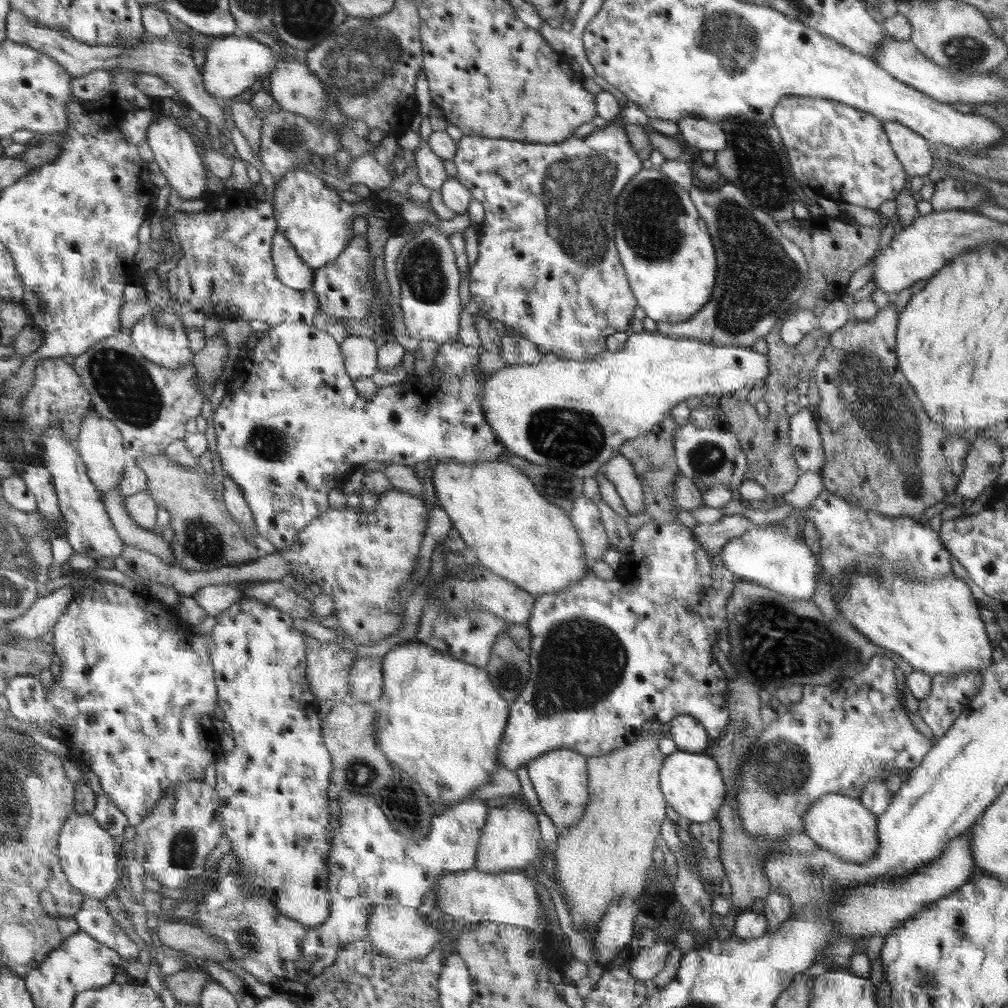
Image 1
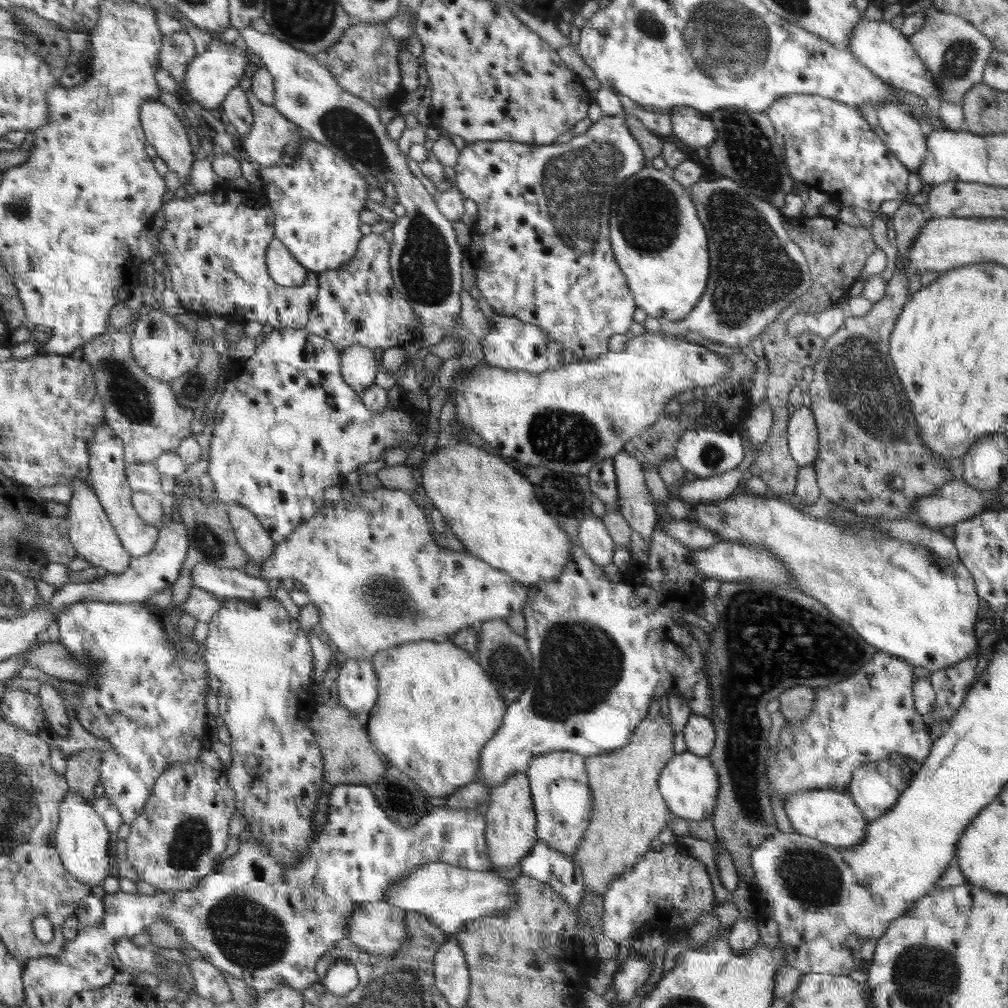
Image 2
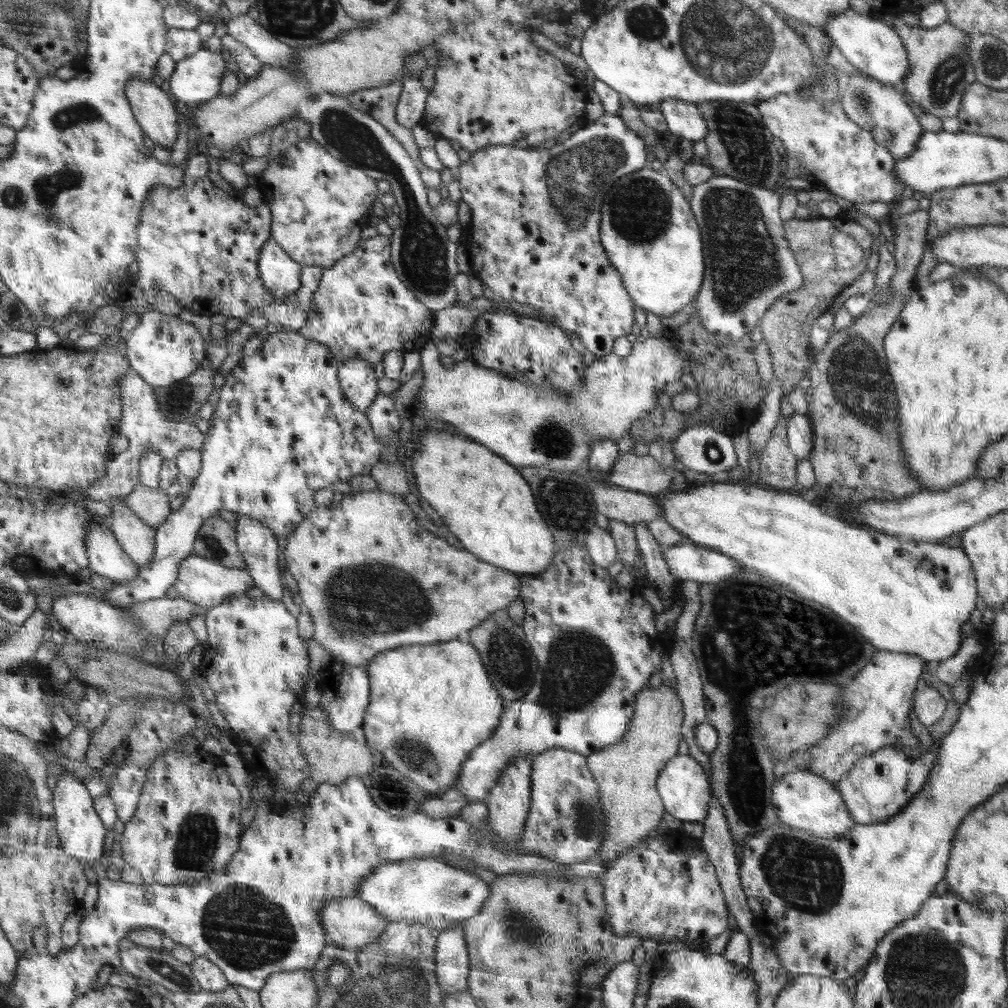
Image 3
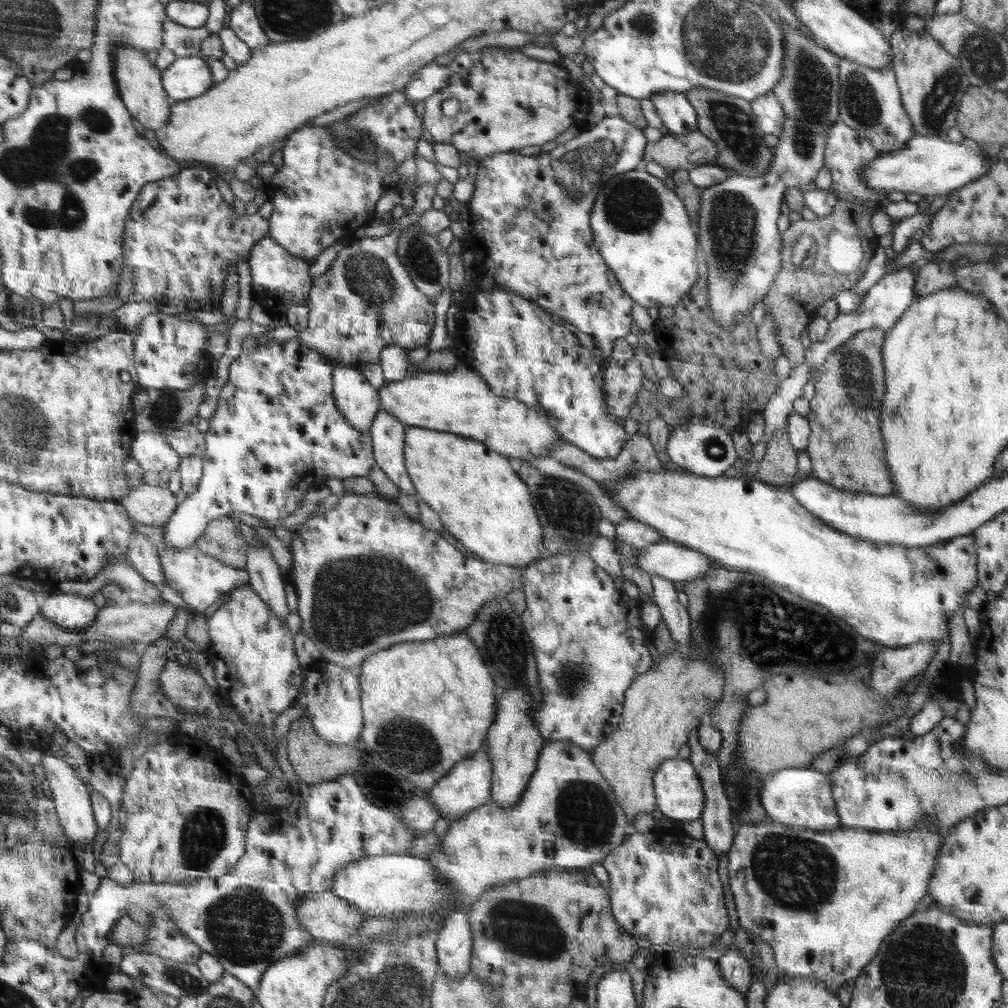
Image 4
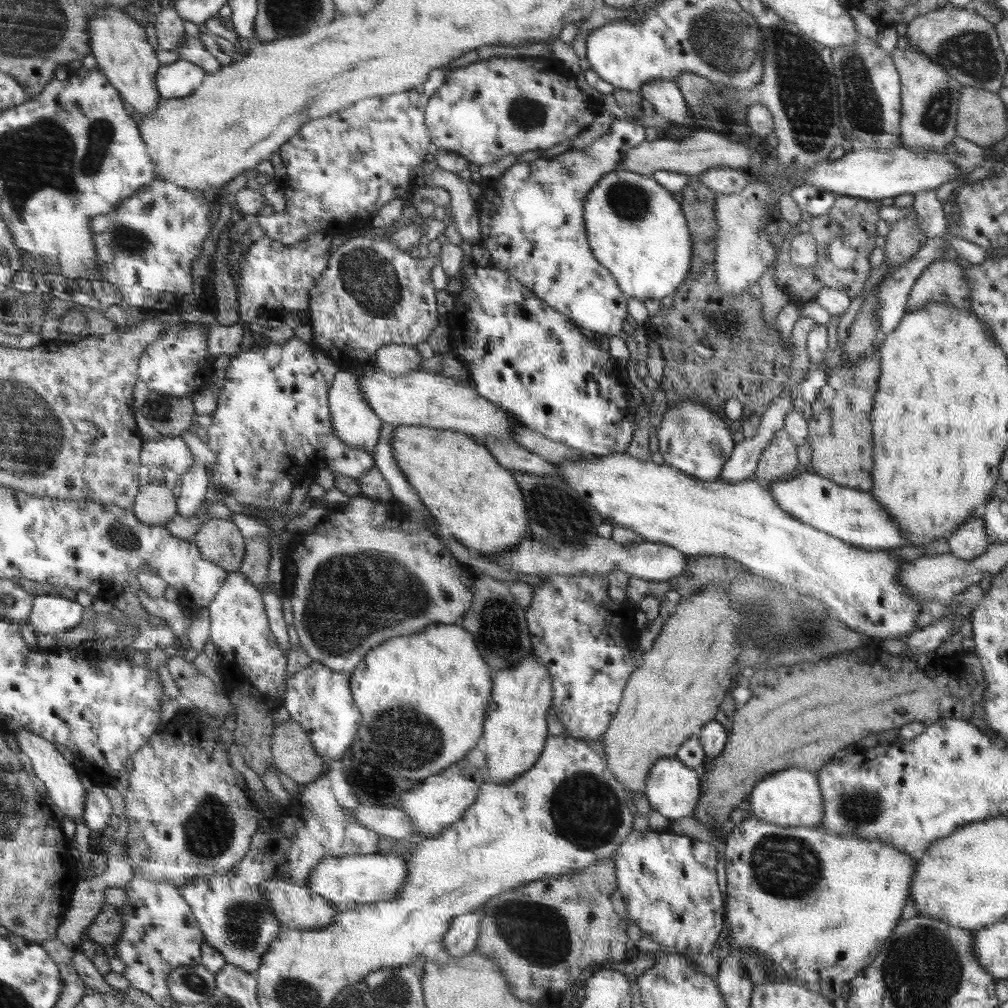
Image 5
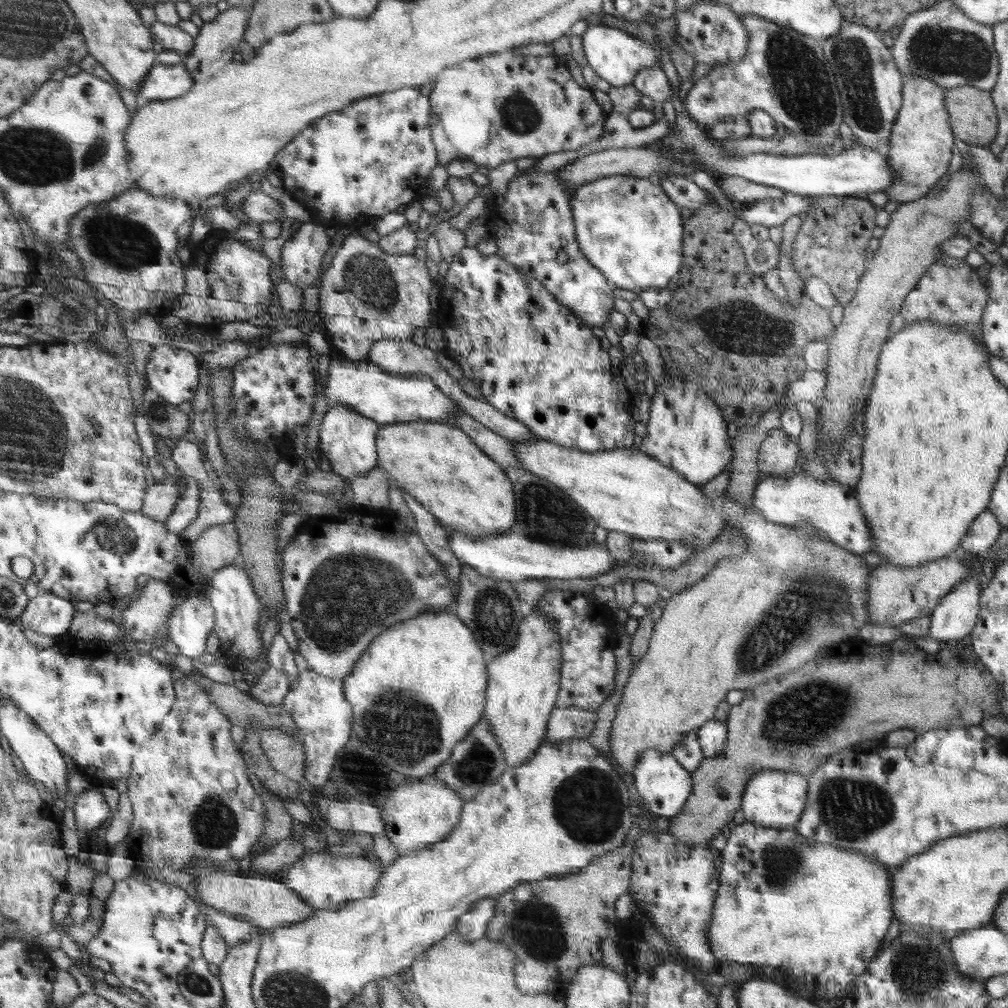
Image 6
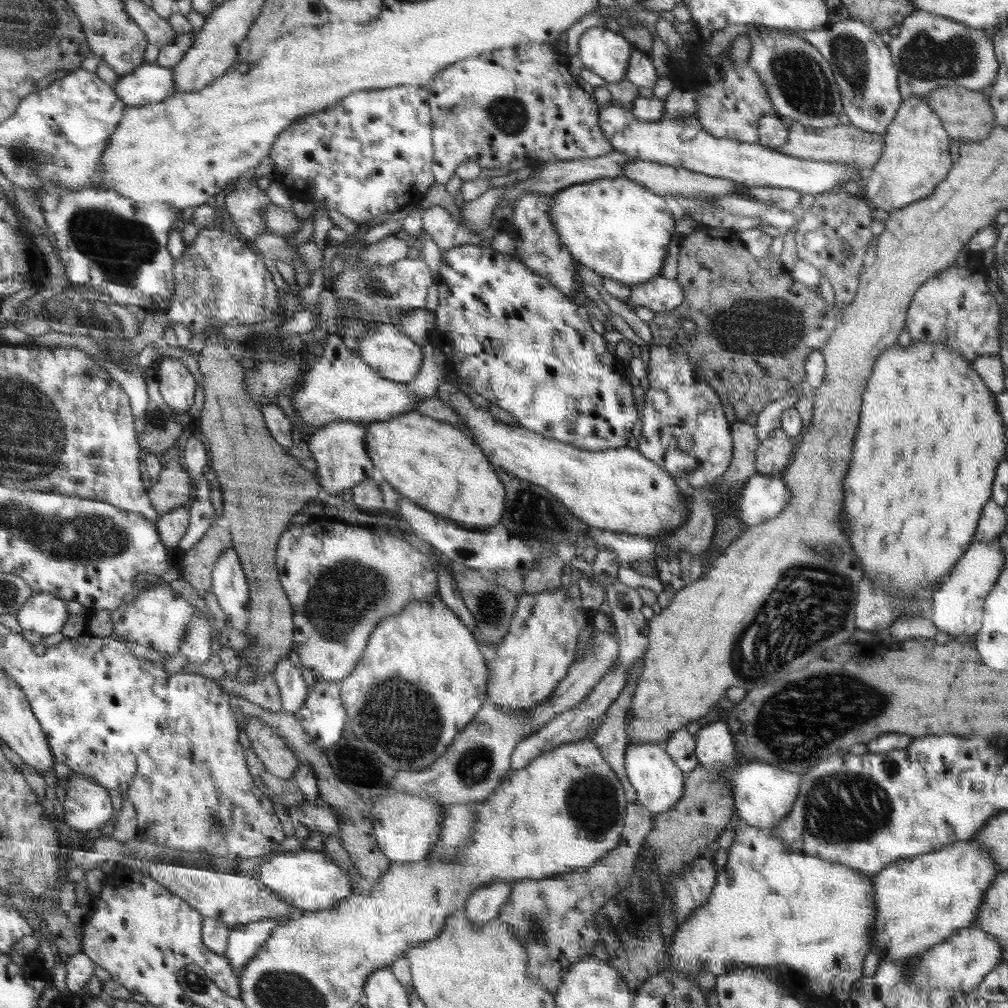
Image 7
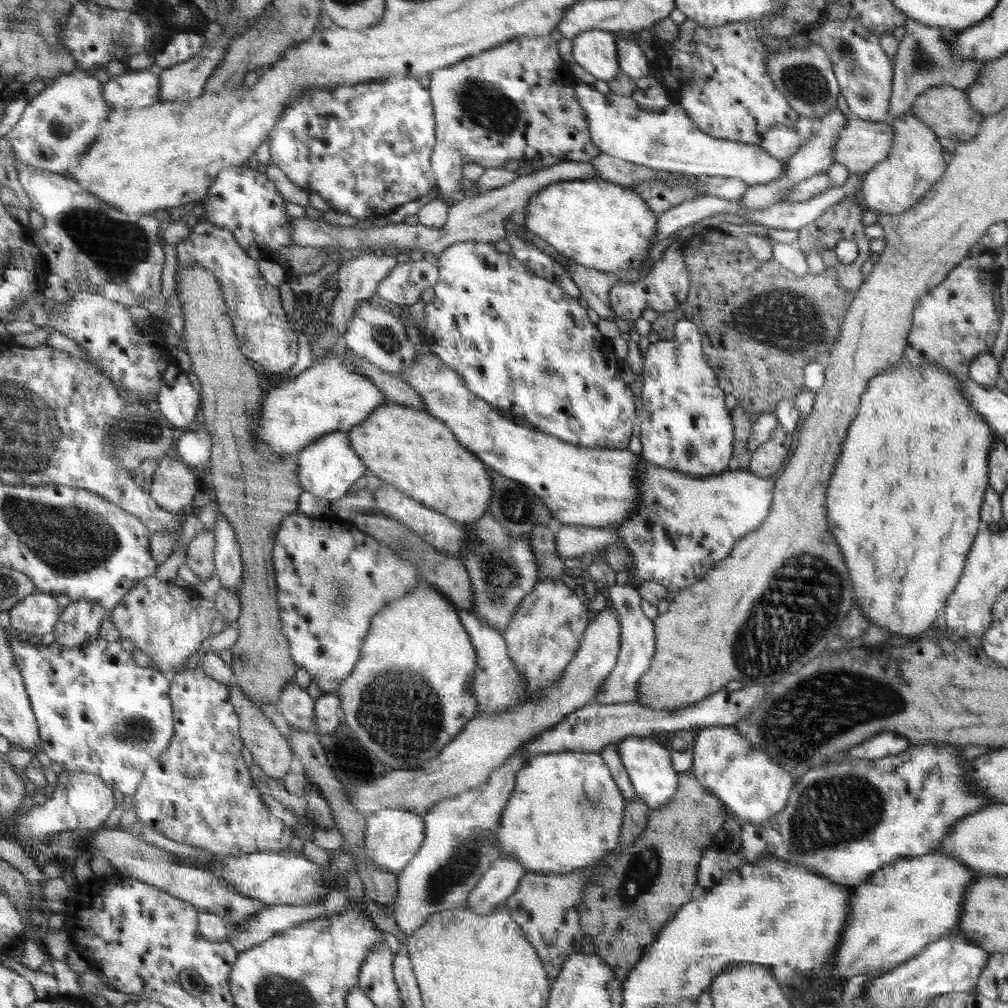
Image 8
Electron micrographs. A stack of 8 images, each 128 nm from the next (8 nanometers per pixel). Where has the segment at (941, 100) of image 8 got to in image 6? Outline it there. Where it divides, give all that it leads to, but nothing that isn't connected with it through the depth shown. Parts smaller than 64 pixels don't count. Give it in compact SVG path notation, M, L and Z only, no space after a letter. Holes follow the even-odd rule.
M966 85L947 89L946 109L956 138L988 148L998 136L999 117L990 91Z

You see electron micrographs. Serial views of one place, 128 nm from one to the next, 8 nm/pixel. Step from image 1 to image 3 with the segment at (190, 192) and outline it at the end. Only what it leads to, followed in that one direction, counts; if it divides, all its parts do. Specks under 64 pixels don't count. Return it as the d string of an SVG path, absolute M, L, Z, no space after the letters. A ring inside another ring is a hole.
M134 77L127 92L147 136L171 151L180 136L180 116L174 100L156 82L142 77Z

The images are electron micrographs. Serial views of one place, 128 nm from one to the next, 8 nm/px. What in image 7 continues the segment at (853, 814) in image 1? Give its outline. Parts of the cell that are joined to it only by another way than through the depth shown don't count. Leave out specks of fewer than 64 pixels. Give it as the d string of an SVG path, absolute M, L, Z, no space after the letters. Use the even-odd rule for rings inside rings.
M760 761L750 762L746 776L736 779L732 783L732 791L735 792L735 810L740 820L744 820L748 825L759 827L760 829L770 829L787 817L795 808L795 802L799 798L800 776L792 771L784 770L771 763Z

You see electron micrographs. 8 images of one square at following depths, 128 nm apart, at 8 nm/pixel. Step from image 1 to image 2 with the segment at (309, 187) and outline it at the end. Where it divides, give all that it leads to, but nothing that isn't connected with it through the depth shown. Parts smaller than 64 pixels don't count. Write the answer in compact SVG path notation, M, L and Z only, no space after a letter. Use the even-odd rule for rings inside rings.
M304 141L298 156L292 164L278 164L261 167L259 178L262 189L275 213L275 238L284 243L296 259L310 271L316 273L340 268L349 261L357 251L363 234L360 232L359 214L366 208L369 184L365 176L355 170L353 164L336 156L329 148L315 141Z

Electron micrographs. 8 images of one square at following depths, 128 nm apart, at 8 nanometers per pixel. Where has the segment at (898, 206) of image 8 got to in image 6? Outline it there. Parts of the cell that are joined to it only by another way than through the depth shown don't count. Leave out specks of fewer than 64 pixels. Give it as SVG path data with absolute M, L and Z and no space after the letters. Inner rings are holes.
M923 75L905 76L903 108L895 118L888 142L887 158L891 166L899 171L895 184L885 190L891 201L911 203L918 201L948 172L954 146L954 130L950 113L946 109L947 89L939 86L934 79Z

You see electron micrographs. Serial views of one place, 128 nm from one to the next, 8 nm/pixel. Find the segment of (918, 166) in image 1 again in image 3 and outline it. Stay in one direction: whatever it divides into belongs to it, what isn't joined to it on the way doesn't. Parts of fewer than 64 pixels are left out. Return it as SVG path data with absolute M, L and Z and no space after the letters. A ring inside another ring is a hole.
M851 74L847 80L840 103L848 117L871 131L876 141L891 151L896 160L911 156L922 138L922 128L910 106L902 100L898 88L869 75Z

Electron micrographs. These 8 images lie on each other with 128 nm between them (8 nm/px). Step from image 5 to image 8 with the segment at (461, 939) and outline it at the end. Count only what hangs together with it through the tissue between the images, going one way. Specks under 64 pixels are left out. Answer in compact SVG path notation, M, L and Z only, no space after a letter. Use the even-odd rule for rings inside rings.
M502 854L493 860L491 867L482 875L474 890L470 891L466 904L475 914L488 916L498 908L499 904L518 892L521 878L526 870L519 860Z

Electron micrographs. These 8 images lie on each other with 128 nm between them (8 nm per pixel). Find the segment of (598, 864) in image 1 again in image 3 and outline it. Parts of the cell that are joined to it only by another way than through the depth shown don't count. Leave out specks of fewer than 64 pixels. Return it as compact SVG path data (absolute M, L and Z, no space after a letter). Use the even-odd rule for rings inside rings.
M673 684L657 688L647 686L636 696L634 720L624 740L608 745L587 755L587 765L599 786L600 803L606 815L607 832L600 846L597 862L606 868L620 854L630 852L640 845L644 836L656 828L666 808L662 808L658 796L658 779L671 758L678 757L679 744L683 740L682 699Z

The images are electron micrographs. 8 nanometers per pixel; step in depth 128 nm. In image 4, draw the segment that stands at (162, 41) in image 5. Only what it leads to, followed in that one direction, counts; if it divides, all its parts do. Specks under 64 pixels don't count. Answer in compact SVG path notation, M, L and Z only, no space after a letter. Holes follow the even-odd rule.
M170 18L165 22L165 46L174 50L180 59L201 55L204 40L212 35L213 33L206 26L190 28Z

